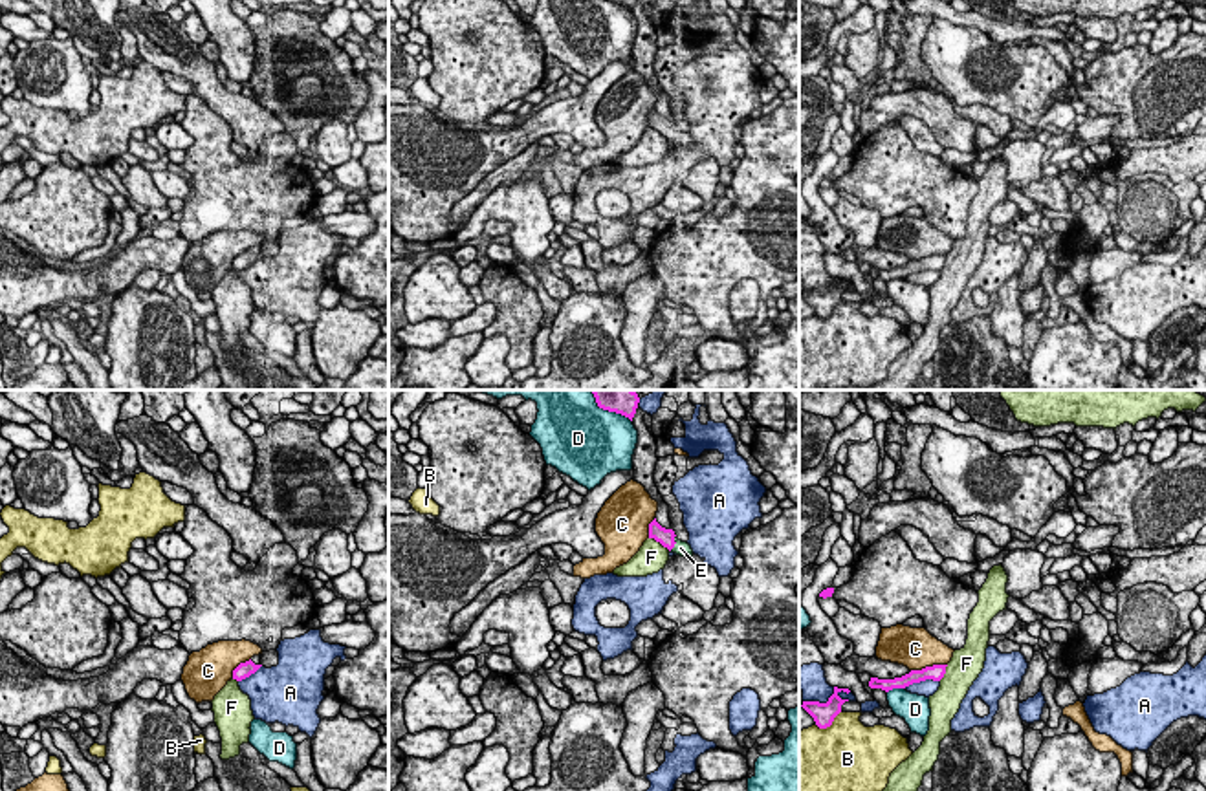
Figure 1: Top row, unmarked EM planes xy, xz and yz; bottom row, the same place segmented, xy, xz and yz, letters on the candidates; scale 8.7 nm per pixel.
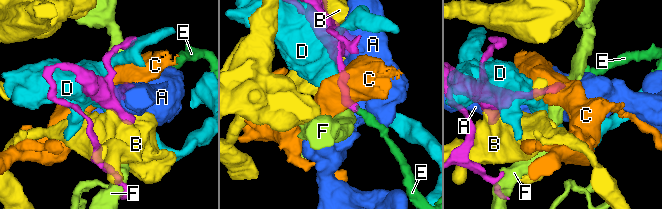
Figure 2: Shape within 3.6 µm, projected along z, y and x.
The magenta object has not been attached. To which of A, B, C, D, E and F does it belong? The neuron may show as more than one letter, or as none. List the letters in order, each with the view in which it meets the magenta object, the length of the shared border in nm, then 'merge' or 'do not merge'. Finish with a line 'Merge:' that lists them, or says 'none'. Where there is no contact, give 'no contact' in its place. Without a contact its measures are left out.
A: meets magenta in yz; contact 420 nm long; do not merge
B: meets magenta in yz; contact 260 nm long; do not merge
C: meets magenta in yz; contact 320 nm long; do not merge
D: meets magenta in yz; contact 170 nm long; do not merge
E: meets magenta in xz; contact 150 nm long; merge
F: meets magenta in xz; contact 220 nm long; do not merge
Merge: E

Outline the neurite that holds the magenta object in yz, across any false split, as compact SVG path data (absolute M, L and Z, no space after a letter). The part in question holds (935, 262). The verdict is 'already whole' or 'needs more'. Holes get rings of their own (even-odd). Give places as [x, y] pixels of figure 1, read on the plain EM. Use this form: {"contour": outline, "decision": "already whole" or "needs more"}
{"contour": "M933 255L933 256L926 256L922 260L911 260L909 264L905 264L902 267L894 267L894 269L871 267L869 276L889 282L893 278L905 278L913 273L920 273L926 269L940 271L946 264L946 256L948 255Z", "decision": "already whole"}

